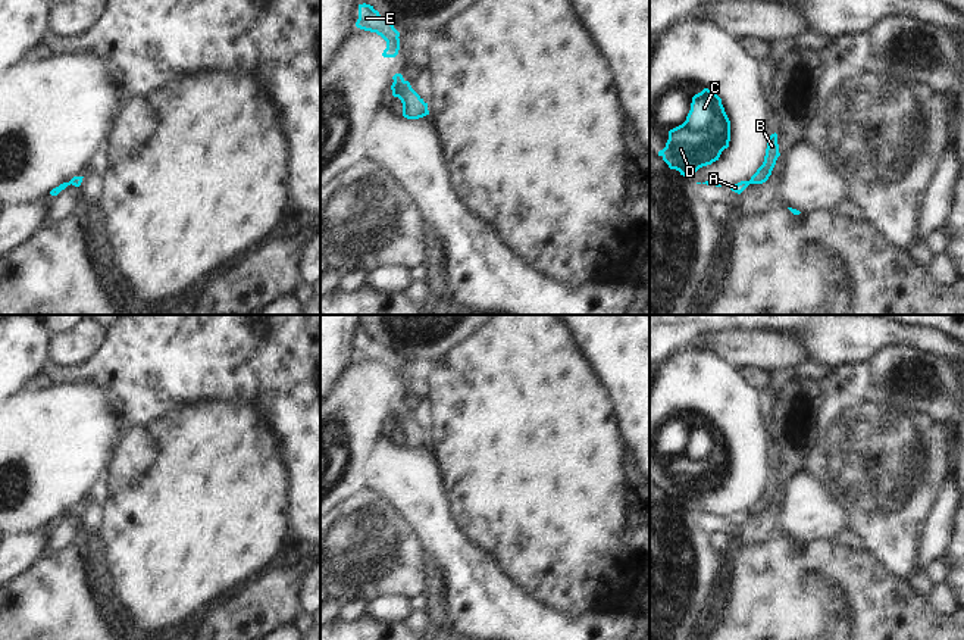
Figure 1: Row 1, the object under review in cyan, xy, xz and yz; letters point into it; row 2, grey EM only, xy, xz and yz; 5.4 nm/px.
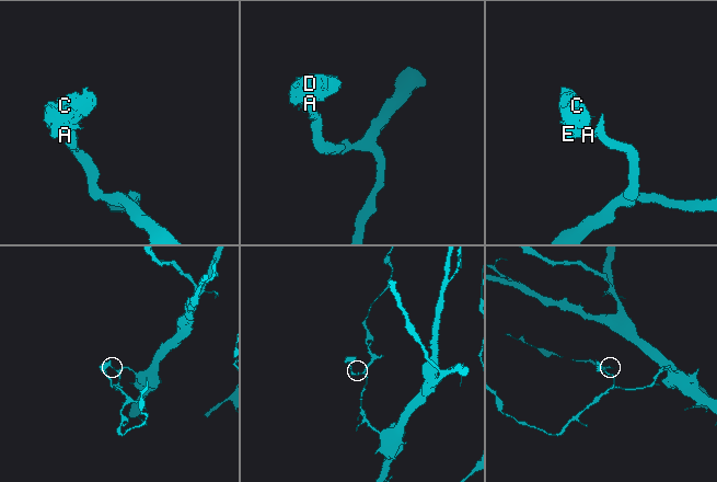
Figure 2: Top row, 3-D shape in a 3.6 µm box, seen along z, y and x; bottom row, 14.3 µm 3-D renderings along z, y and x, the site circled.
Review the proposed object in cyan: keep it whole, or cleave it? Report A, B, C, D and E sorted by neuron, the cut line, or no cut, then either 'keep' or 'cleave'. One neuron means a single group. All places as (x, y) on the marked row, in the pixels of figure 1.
groups A C D E / B; cut xz (404, 81), (393, 90); cleave

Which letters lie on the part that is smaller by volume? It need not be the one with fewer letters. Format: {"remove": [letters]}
{"remove": ["A", "C", "D", "E"]}

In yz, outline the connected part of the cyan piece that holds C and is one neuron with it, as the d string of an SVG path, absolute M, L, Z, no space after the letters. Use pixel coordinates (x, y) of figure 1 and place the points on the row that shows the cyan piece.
M708 88L692 97L686 121L669 131L658 156L680 175L691 178L699 168L719 160L729 147L730 121L722 99Z

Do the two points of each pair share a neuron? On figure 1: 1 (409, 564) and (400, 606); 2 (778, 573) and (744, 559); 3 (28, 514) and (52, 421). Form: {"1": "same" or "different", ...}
{"1": "different", "2": "same", "3": "same"}

